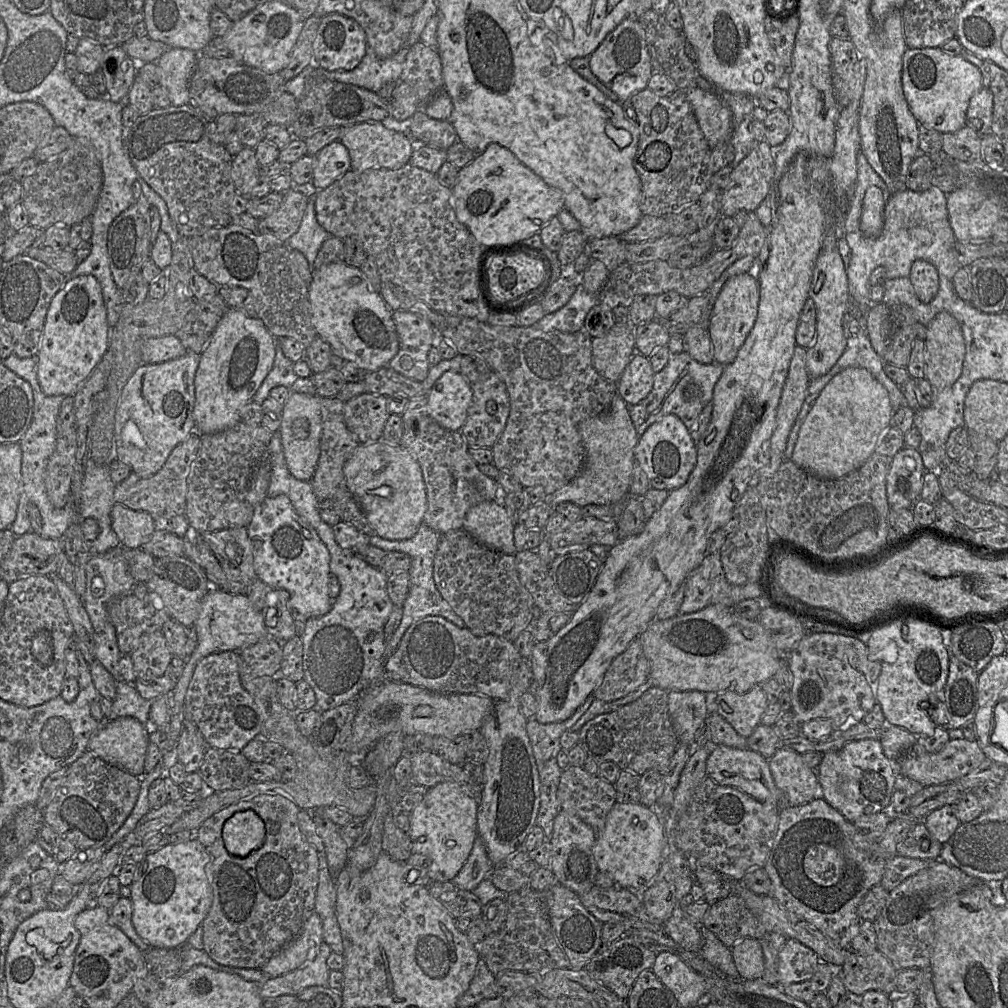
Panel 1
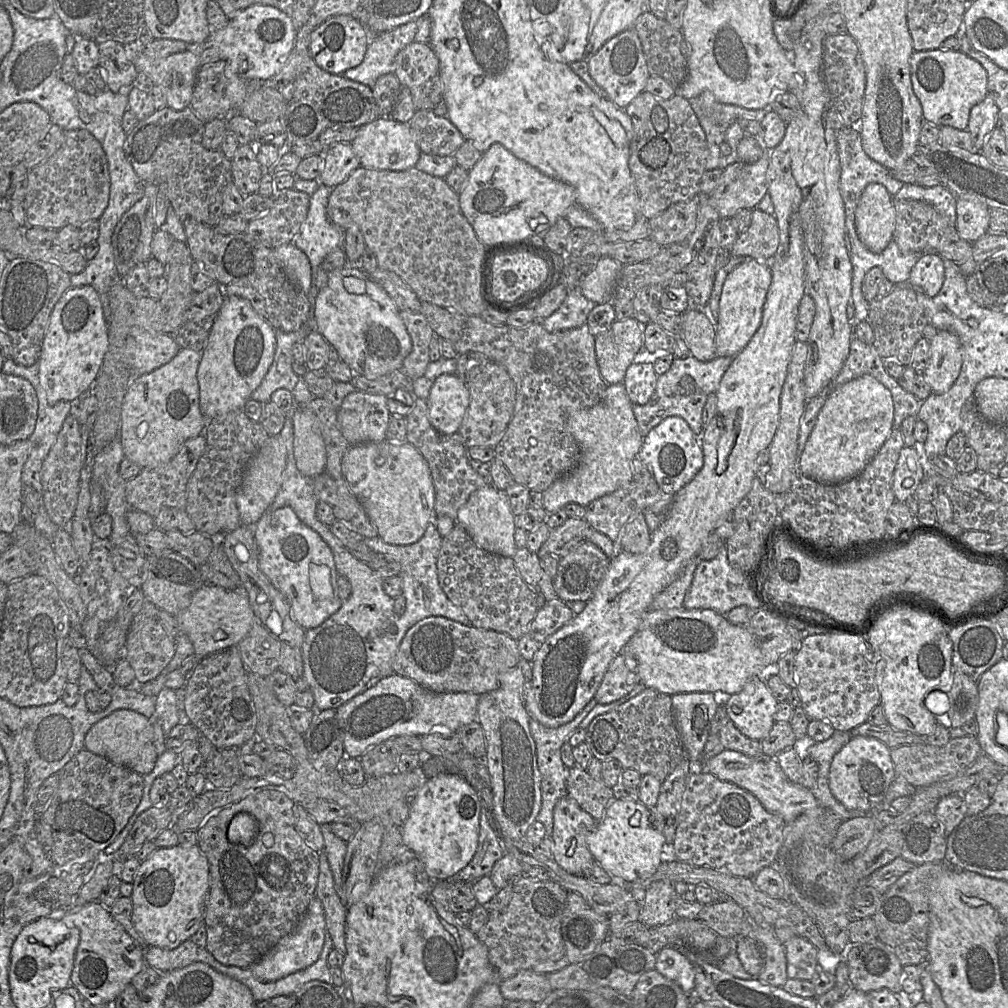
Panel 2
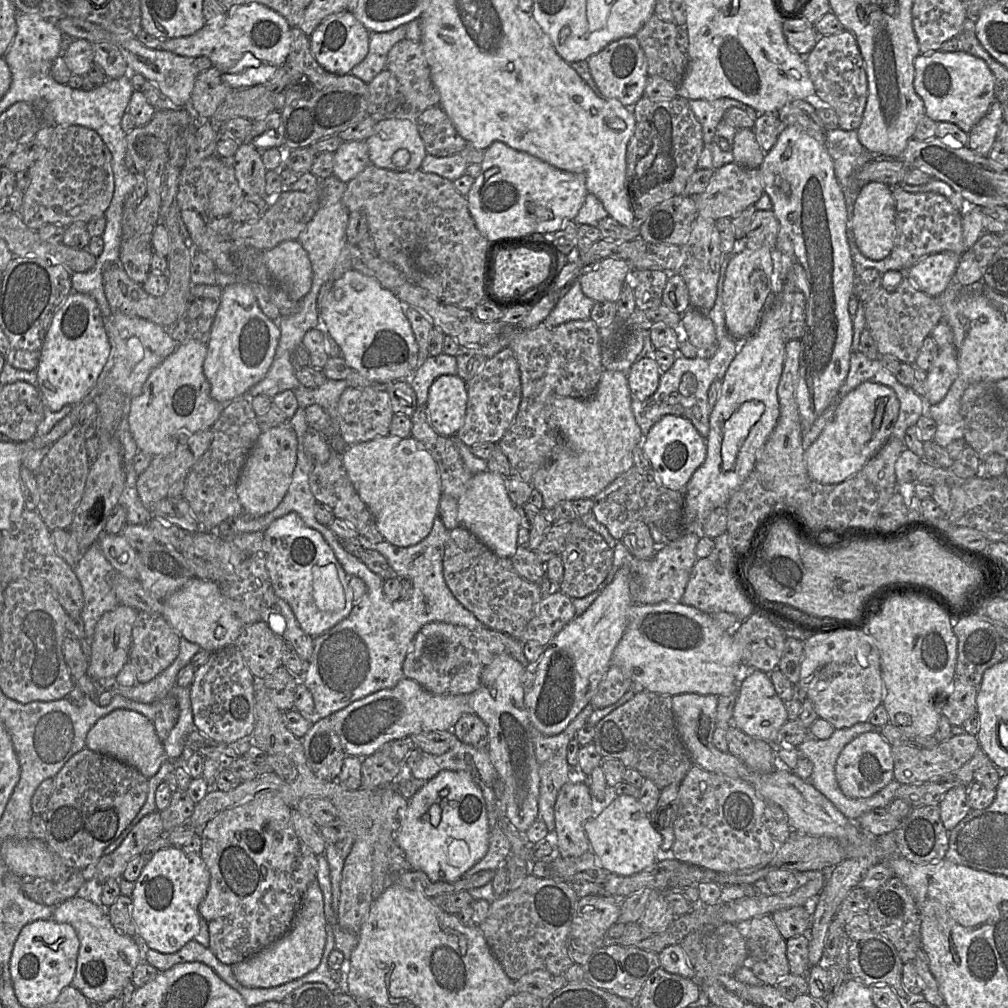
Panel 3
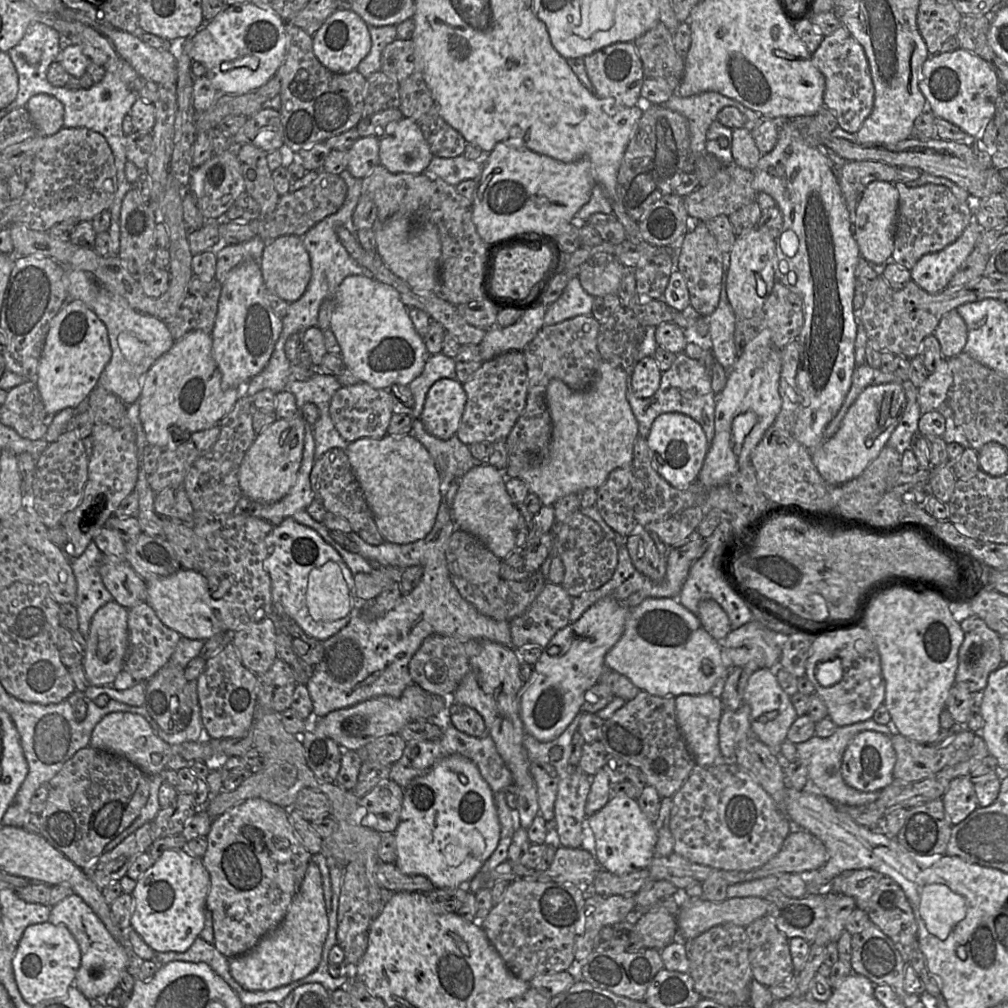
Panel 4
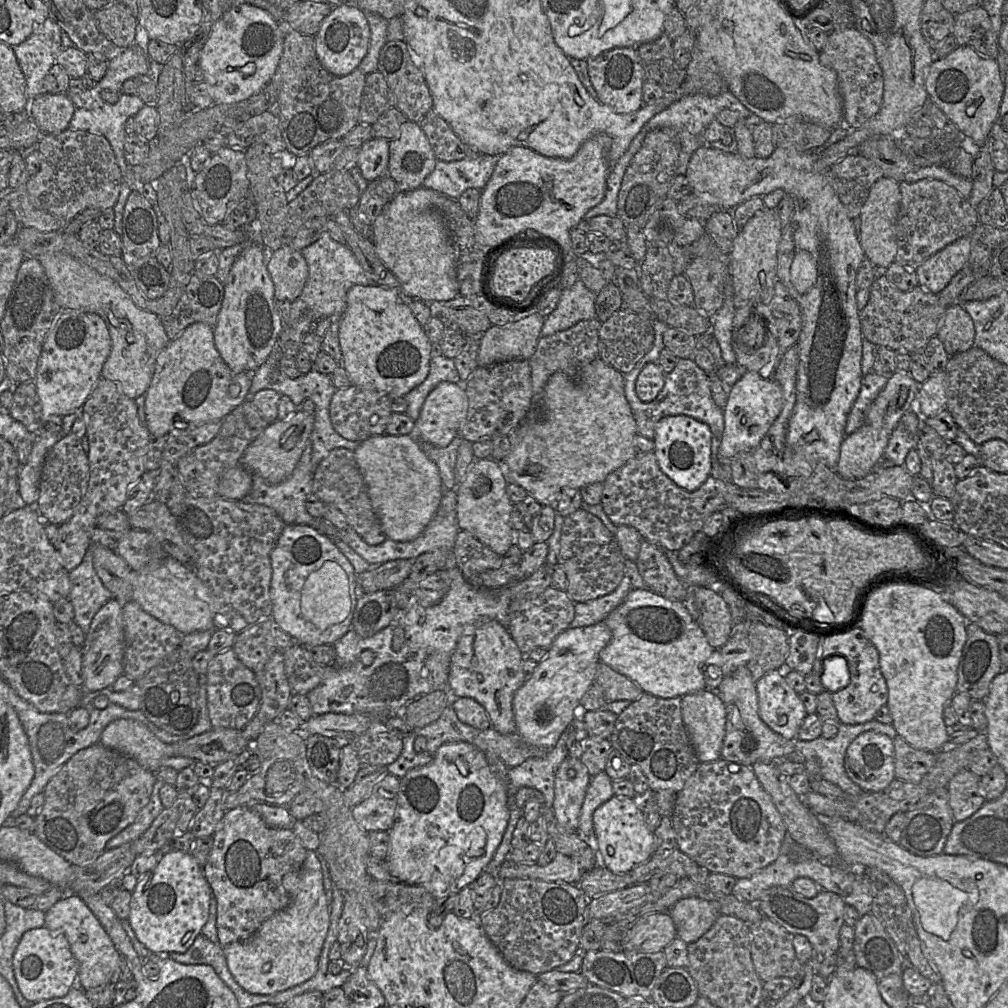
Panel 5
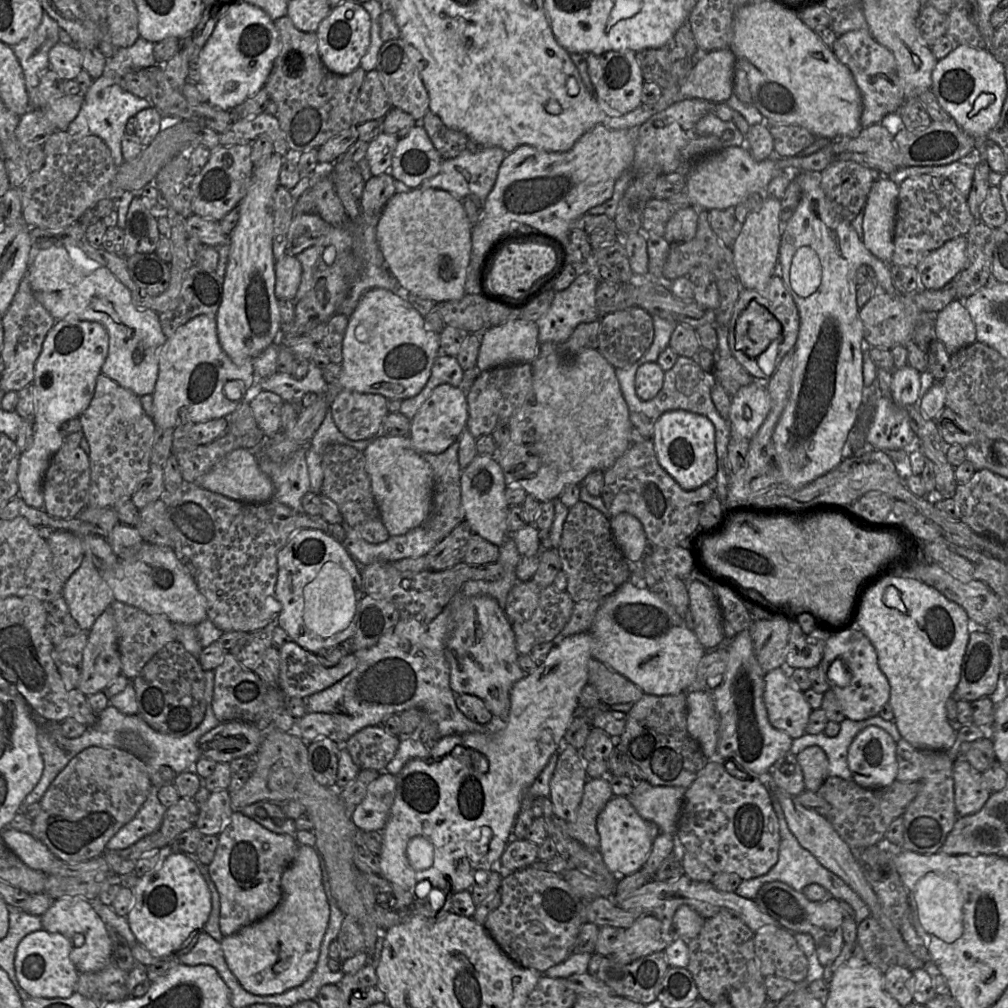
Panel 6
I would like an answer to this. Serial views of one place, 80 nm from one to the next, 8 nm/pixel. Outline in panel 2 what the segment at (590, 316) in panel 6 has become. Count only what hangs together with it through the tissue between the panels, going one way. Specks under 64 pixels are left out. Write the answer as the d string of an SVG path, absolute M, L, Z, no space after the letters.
M576 285L569 290L558 310L544 320L536 322L541 322L548 332L577 328L587 324L588 315L596 305L583 295L580 285Z

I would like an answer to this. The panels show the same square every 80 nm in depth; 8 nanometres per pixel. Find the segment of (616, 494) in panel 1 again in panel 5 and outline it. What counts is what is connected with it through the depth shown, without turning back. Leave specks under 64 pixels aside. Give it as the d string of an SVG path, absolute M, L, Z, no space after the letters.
M597 357L574 379L563 372L556 372L549 378L542 396L535 399L525 419L507 435L510 451L499 463L506 471L507 484L518 484L542 506L555 507L567 490L580 490L585 485L604 482L611 472L634 457L637 434L637 424L624 392L623 373Z

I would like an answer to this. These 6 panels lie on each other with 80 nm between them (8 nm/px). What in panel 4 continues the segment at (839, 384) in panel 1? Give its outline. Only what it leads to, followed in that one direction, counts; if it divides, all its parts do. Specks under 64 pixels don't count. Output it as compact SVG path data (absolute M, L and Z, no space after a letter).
M900 383L866 387L845 414L838 431L812 449L812 461L829 485L842 485L857 478L887 446L887 441L903 416L907 404Z

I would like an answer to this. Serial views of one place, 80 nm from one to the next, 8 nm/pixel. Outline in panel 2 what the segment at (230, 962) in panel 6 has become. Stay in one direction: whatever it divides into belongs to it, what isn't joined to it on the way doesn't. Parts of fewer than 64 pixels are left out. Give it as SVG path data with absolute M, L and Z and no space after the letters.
M314 897L294 931L278 942L250 970L262 982L274 982L314 964L321 955L326 935L325 913L321 901Z

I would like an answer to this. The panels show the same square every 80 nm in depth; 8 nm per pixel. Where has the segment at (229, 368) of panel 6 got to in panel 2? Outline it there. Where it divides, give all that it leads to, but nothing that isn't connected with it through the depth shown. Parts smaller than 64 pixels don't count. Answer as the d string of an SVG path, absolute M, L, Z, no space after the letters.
M180 348L166 364L135 377L125 393L119 439L127 458L142 468L156 468L169 462L185 440L205 434L208 420L199 407L197 370L202 352Z

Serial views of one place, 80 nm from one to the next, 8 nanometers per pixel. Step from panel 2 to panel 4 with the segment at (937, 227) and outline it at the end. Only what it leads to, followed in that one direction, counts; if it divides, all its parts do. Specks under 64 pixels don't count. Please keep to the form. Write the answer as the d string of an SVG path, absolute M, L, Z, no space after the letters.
M896 182L895 187L899 193L899 205L891 260L908 270L924 255L955 242L974 219L972 204L958 200L946 186L925 184L911 188L904 182Z

